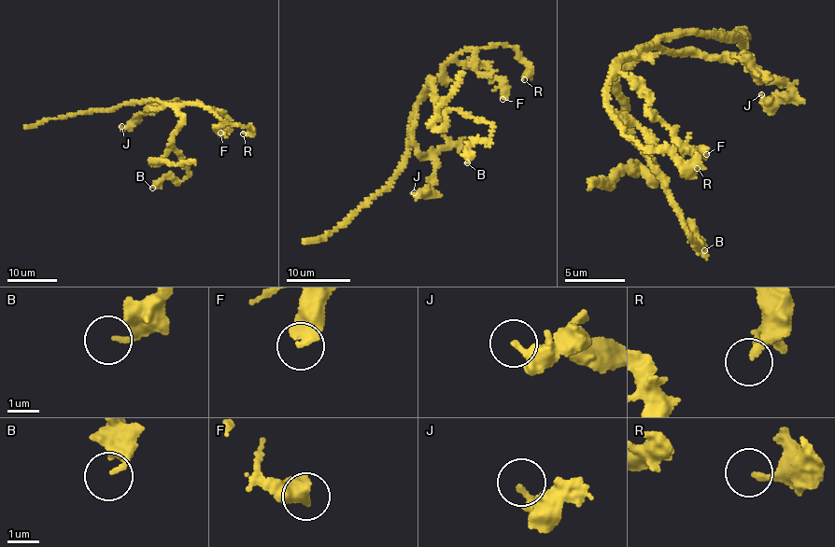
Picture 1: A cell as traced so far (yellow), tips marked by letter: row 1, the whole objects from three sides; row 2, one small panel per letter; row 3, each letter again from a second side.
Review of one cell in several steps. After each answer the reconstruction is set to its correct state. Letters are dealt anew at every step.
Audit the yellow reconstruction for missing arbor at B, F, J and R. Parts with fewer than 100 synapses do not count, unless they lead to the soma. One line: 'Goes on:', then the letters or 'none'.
Goes on: none

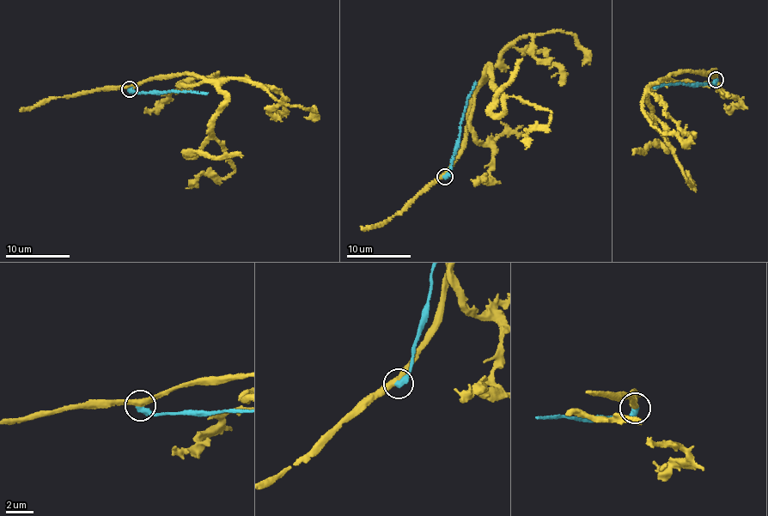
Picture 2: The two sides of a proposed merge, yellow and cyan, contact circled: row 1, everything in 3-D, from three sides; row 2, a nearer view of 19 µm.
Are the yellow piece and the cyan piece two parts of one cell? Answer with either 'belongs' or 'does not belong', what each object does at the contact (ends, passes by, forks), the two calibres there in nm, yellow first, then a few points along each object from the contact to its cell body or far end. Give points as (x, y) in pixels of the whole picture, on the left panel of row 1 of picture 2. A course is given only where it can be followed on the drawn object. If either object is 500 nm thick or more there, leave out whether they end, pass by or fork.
does not belong | yellow passes by | cyan ends | 440/460 nm | yellow via (129, 89), (184, 73), (210, 81), (224, 95), (212, 134), (234, 170), (224, 178), (203, 173), (185, 188) | cyan via (129, 89), (135, 93), (207, 93)

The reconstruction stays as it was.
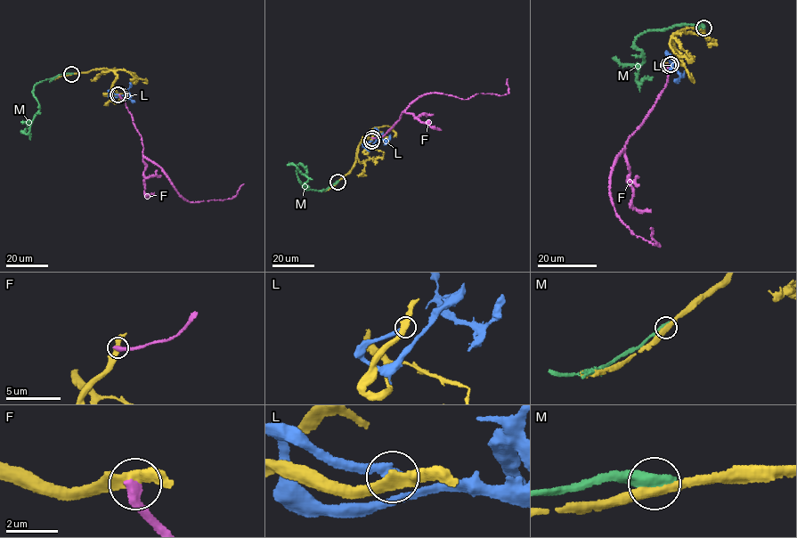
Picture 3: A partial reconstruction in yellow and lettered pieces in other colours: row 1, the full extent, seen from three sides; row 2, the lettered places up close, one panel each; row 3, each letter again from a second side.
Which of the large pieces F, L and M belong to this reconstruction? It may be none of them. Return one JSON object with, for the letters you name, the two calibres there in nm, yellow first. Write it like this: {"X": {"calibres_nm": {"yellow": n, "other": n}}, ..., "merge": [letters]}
{"merge": []}

